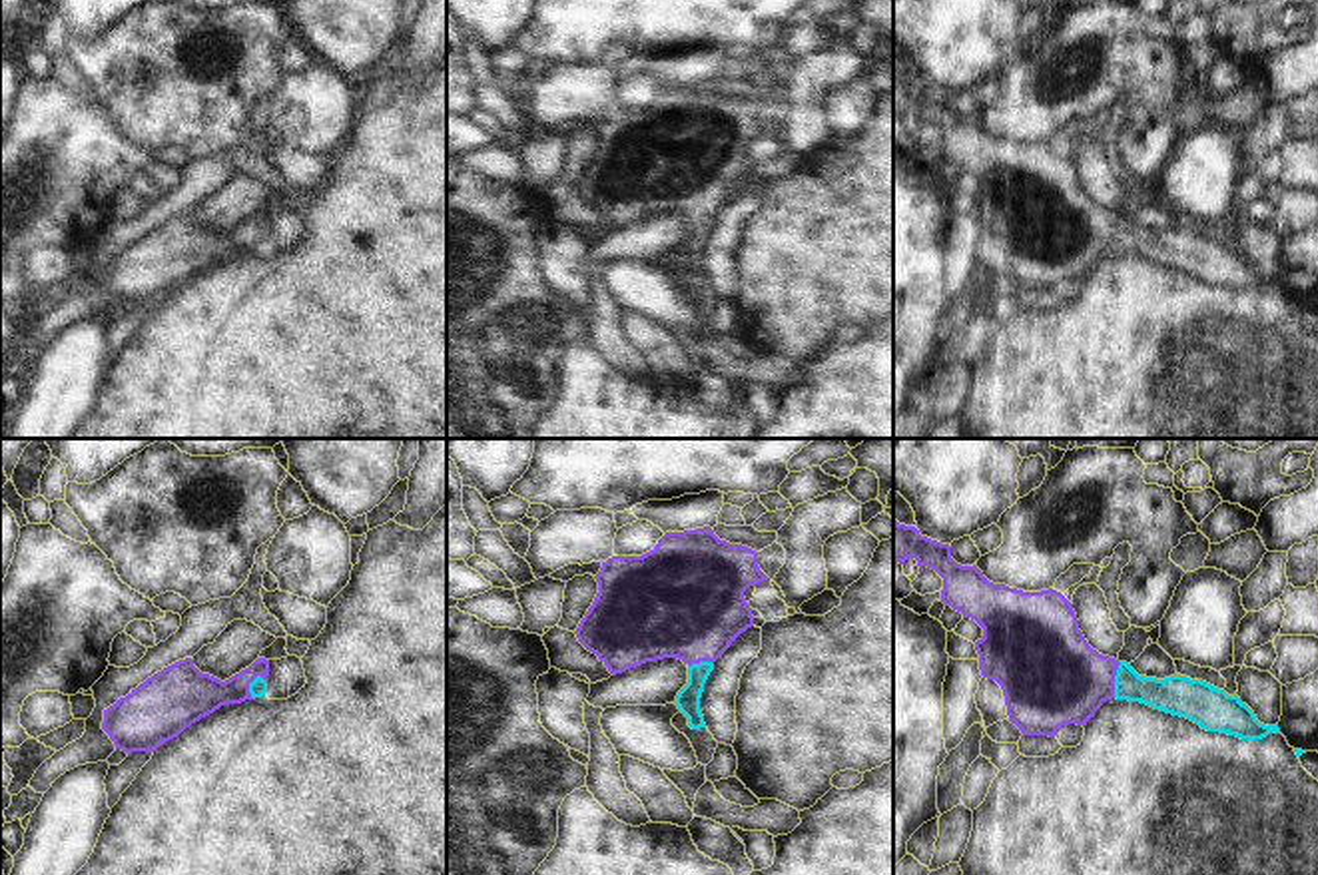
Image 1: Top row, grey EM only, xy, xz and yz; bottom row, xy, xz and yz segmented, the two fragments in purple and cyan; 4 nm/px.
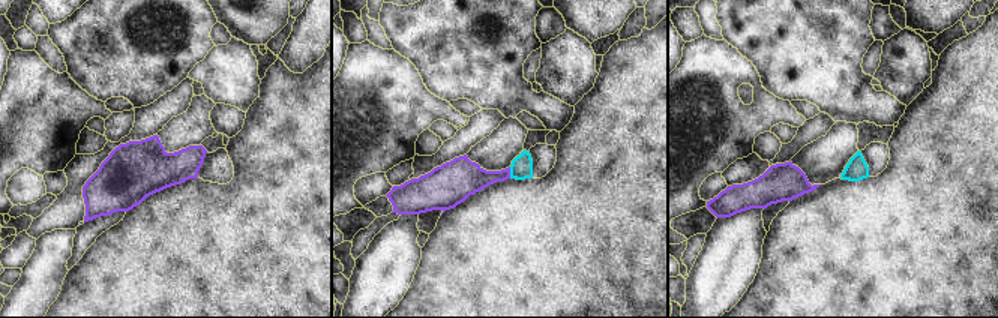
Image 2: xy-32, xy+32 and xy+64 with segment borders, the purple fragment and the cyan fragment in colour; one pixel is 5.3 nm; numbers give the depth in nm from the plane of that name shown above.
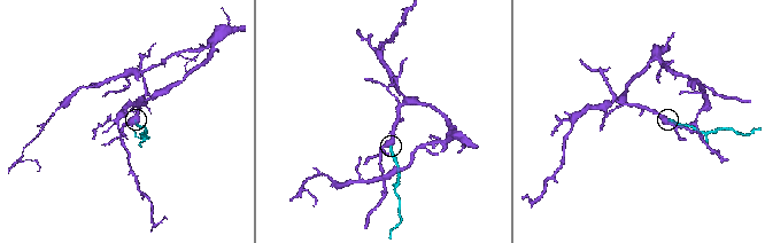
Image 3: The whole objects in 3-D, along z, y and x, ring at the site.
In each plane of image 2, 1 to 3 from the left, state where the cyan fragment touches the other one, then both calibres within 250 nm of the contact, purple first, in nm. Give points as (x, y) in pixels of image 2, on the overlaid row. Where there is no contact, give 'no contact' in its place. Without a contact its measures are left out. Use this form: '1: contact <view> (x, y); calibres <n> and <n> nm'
1: no contact
2: contact xy+32 (509, 173); calibres 200 and 120 nm
3: no contact

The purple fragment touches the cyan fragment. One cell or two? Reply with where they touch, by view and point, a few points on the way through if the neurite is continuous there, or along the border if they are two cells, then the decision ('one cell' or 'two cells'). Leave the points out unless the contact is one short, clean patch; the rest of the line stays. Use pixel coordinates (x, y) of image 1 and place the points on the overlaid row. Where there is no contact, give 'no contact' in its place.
meets purple in yz at (1113, 680); runs through yz (1051, 676), (1113, 680), (1157, 694), (1173, 694); one cell

